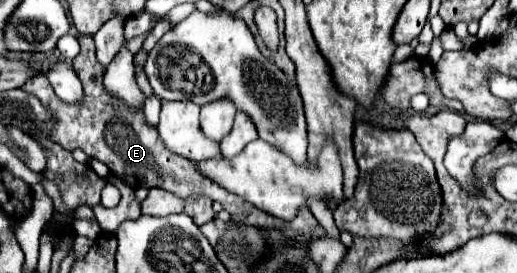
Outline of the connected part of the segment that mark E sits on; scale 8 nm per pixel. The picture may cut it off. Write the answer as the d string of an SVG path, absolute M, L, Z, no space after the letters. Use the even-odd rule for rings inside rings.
M79 36L79 44L81 44L81 52L73 58L73 68L75 68L77 76L81 78L83 92L85 92L79 104L63 104L43 74L38 74L33 80L27 80L23 86L25 92L35 94L41 103L55 114L57 124L53 130L53 140L59 142L61 146L65 146L65 150L73 152L73 150L81 148L89 158L103 162L111 170L113 176L117 176L131 188L141 188L141 186L165 188L179 198L201 194L201 196L207 196L207 198L219 202L237 222L247 222L253 226L261 226L265 230L279 230L287 238L297 238L297 236L303 236L309 240L311 238L327 238L325 228L315 220L315 216L309 212L309 208L301 208L293 220L285 222L281 218L275 218L275 216L255 208L253 204L245 202L237 194L225 190L221 184L203 176L191 160L171 154L159 140L157 130L153 126L149 126L149 122L145 120L143 108L129 110L129 106L125 106L125 102L117 102L117 98L109 98L109 94L105 94L105 86L103 86L105 66L101 66L101 62L97 62L97 58L95 58L93 38Z

